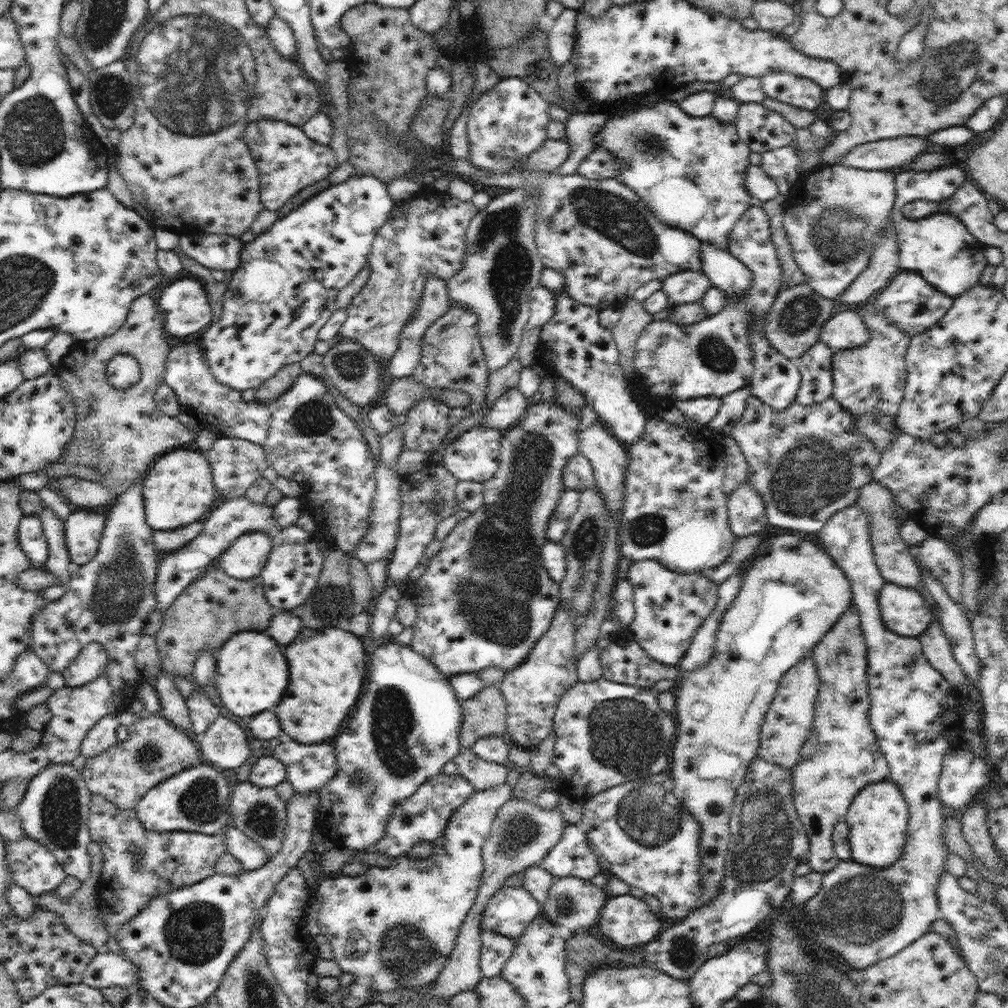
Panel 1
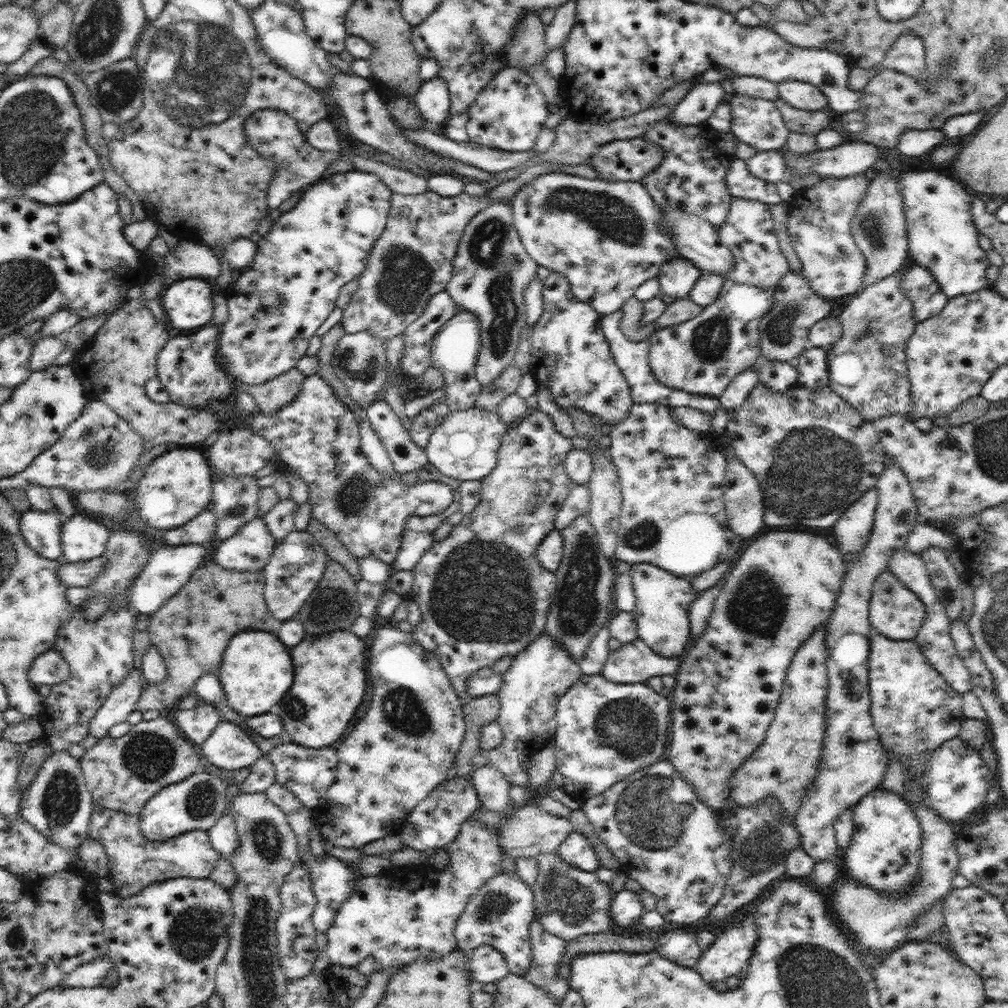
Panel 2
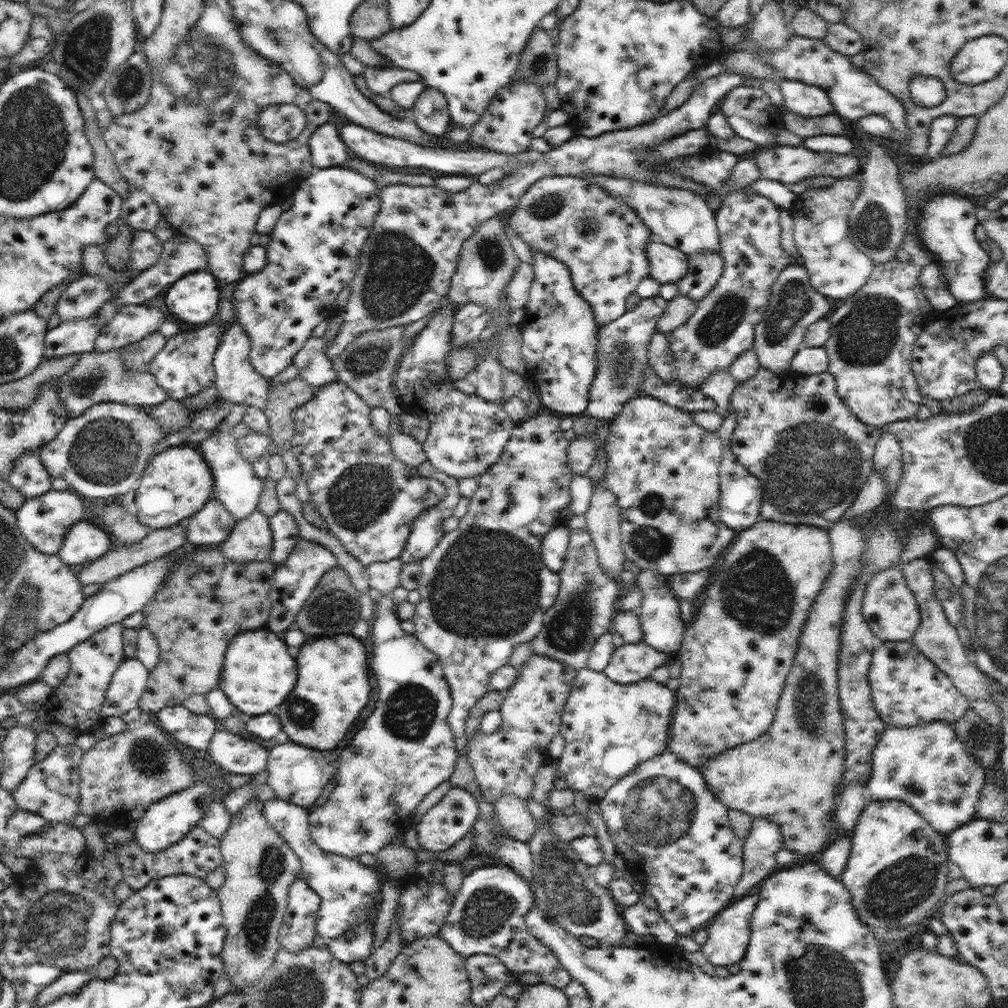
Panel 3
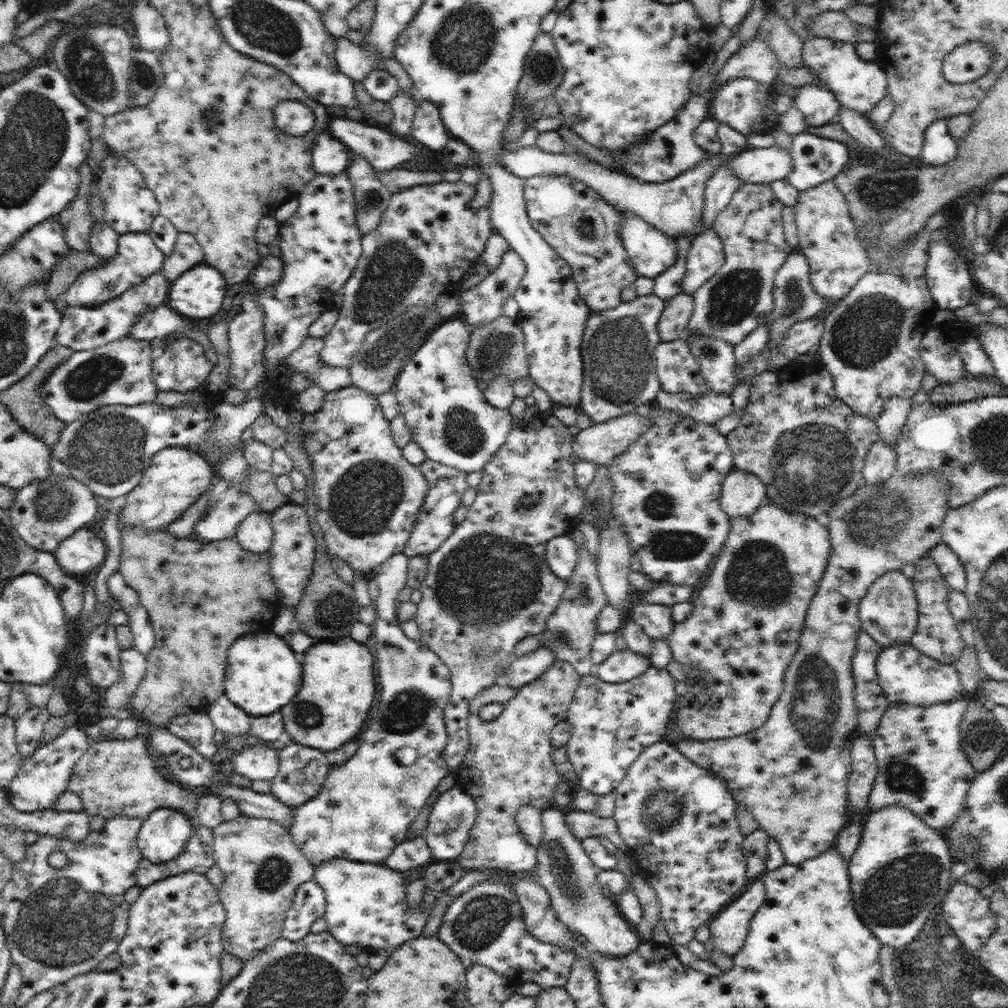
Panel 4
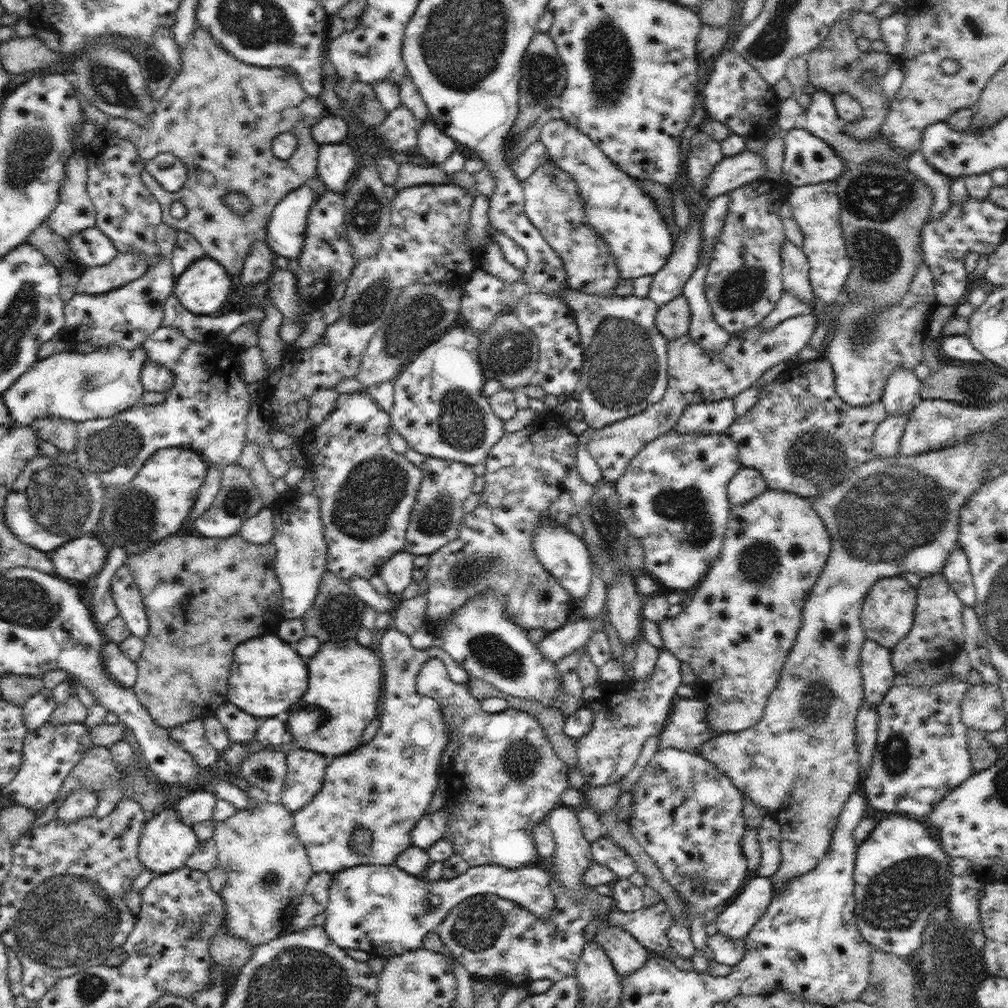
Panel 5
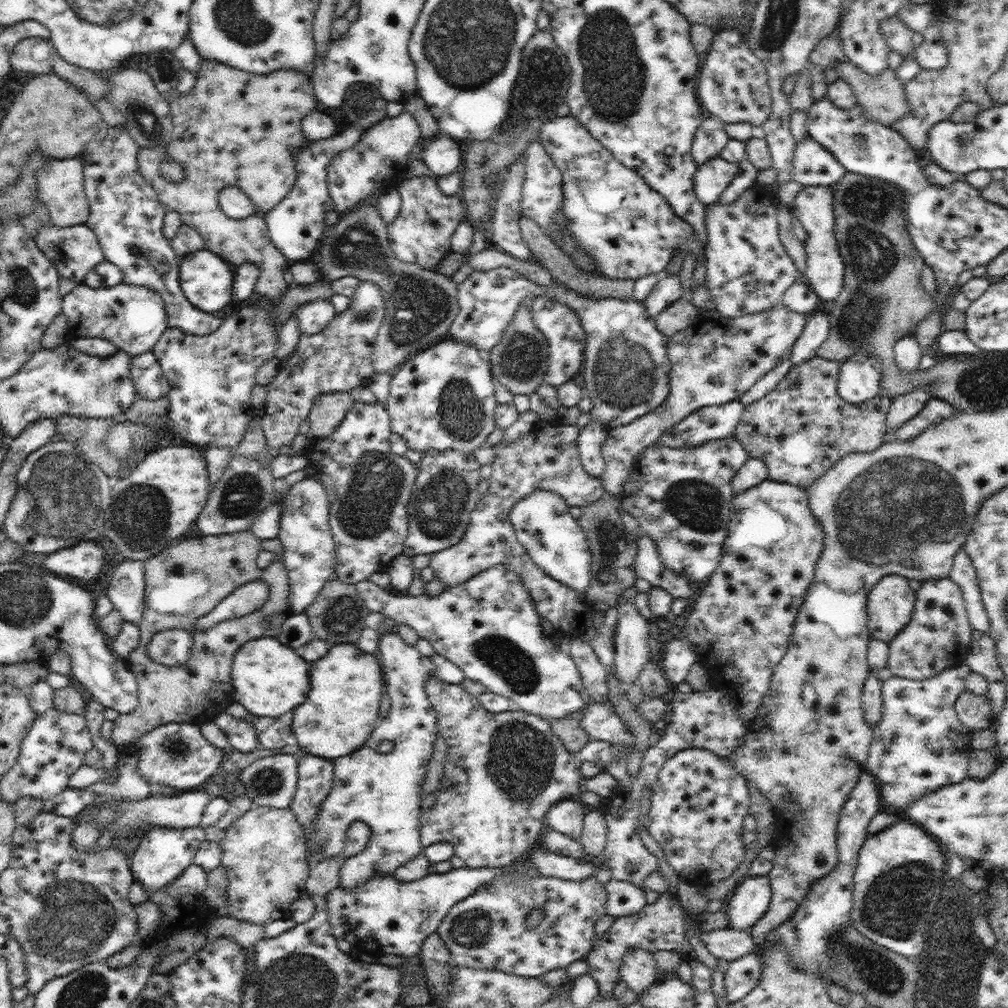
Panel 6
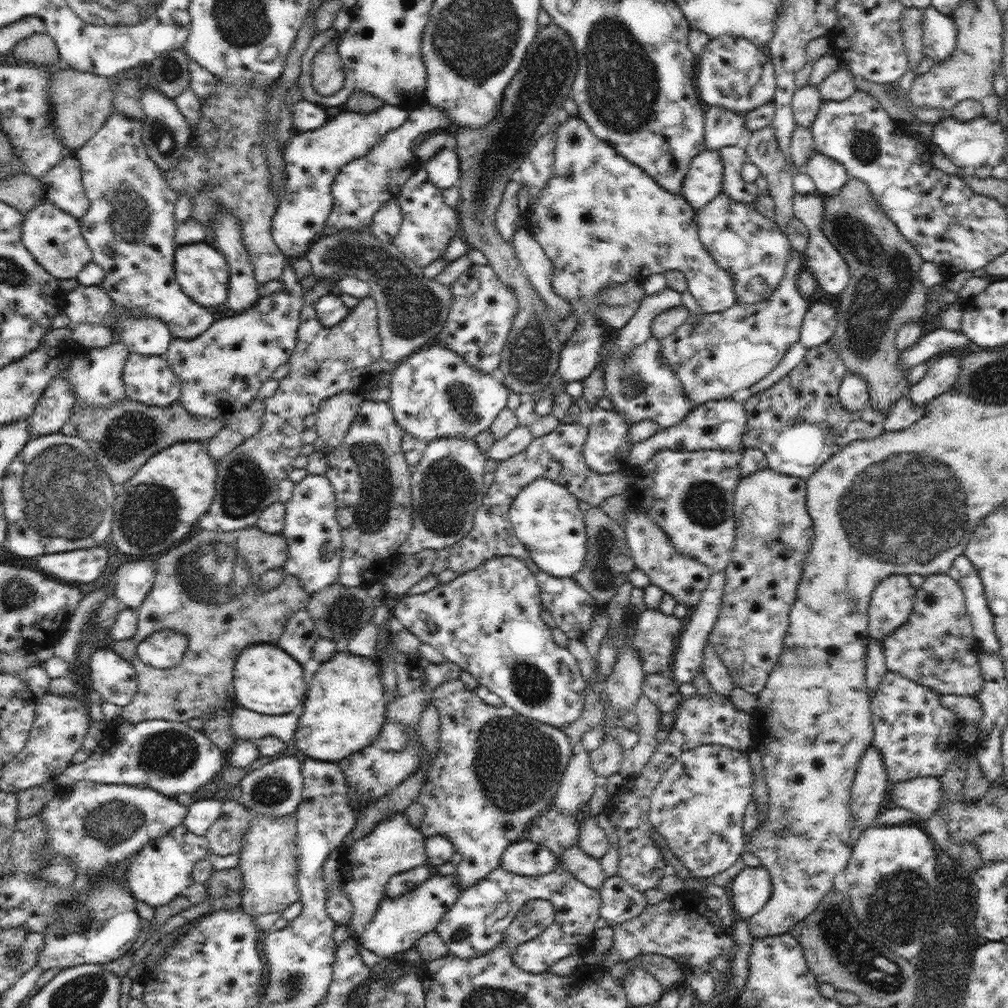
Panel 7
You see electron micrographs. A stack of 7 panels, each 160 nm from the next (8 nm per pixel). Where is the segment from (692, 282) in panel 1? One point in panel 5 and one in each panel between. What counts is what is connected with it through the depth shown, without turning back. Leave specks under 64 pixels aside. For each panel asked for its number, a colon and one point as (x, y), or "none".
2: (678, 276)
3: (668, 265)
4: (652, 252)
5: (625, 217)

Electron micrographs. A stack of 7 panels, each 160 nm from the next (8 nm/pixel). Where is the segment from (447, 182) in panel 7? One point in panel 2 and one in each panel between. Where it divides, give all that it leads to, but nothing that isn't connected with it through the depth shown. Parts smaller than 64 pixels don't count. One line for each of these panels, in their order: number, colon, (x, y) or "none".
2: (432, 99)
3: (431, 114)
4: (428, 129)
5: (437, 147)
6: (443, 156)

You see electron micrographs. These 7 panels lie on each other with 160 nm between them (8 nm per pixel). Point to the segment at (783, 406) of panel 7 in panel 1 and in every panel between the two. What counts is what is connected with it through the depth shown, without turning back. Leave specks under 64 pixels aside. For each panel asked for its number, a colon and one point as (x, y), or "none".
1: (808, 462)
2: (813, 454)
3: (810, 453)
4: (805, 444)
5: (802, 437)
6: (802, 428)

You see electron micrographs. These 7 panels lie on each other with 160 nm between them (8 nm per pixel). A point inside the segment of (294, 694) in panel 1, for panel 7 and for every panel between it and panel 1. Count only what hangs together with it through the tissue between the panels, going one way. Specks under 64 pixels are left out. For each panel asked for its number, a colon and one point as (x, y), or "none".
2: (329, 673)
3: (332, 690)
4: (338, 689)
5: (345, 679)
6: (347, 684)
7: (345, 707)

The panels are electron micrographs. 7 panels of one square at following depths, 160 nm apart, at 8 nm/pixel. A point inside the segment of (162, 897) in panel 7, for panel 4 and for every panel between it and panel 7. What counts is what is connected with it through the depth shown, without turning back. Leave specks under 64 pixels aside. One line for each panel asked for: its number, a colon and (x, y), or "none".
4: (164, 833)
5: (166, 842)
6: (165, 852)

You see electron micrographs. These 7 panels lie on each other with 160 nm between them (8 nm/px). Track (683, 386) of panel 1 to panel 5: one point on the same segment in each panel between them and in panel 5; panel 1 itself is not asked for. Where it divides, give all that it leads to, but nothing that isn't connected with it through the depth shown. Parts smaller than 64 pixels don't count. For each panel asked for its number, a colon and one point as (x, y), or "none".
2: (702, 355)
3: (723, 327)
4: (738, 298)
5: (743, 283)

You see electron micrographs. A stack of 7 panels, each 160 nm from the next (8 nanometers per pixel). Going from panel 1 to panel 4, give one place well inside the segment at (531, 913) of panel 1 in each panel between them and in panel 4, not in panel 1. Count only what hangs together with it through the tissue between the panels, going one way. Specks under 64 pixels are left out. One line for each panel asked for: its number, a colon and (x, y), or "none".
2: (499, 913)
3: (488, 915)
4: (485, 925)

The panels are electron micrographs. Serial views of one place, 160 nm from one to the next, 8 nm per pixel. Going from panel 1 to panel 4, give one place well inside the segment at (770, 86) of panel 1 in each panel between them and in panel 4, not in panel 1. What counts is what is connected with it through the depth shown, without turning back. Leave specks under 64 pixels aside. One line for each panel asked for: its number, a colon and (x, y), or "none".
2: (803, 95)
3: (801, 98)
4: (817, 103)

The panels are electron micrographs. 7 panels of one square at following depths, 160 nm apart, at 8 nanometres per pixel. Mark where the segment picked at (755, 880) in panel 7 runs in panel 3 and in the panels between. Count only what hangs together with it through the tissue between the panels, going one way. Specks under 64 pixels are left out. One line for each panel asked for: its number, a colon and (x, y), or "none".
3: (728, 935)
4: (729, 929)
5: (736, 921)
6: (748, 902)

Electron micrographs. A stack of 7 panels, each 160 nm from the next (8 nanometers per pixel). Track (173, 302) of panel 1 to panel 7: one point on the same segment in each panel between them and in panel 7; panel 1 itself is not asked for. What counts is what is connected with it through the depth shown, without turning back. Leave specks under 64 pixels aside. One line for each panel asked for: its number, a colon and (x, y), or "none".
2: (188, 305)
3: (194, 298)
4: (197, 293)
5: (203, 287)
6: (206, 279)
7: (202, 271)

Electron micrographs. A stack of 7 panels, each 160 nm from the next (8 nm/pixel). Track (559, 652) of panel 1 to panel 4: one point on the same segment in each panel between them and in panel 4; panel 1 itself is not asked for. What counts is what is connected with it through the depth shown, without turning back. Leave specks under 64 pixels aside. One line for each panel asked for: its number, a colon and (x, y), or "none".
2: (539, 675)
3: (506, 761)
4: (509, 763)

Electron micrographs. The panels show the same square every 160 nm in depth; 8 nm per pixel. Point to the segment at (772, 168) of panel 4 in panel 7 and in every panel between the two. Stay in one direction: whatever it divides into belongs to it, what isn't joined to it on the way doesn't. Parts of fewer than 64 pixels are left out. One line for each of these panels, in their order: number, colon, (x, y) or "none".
5: (732, 172)
6: (711, 179)
7: (703, 182)

